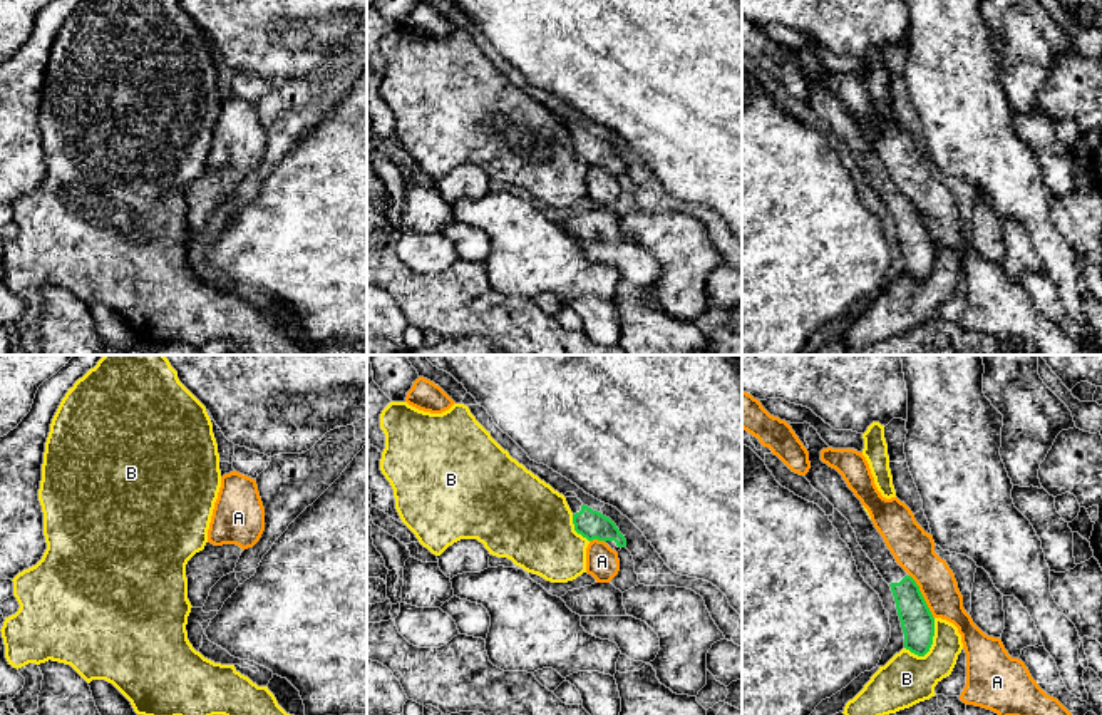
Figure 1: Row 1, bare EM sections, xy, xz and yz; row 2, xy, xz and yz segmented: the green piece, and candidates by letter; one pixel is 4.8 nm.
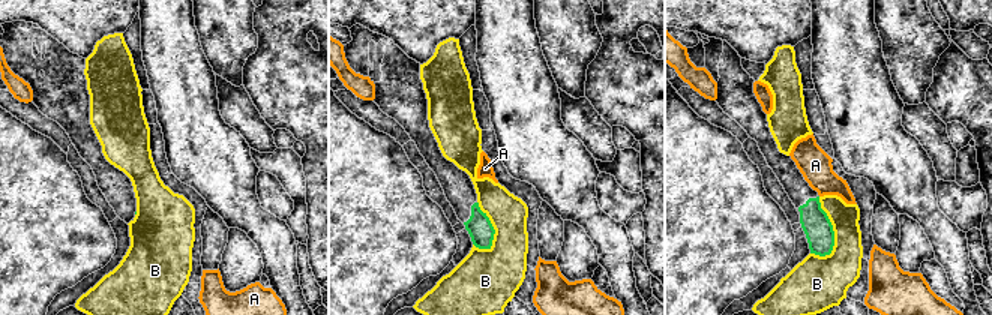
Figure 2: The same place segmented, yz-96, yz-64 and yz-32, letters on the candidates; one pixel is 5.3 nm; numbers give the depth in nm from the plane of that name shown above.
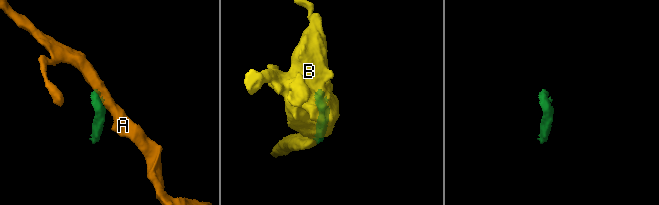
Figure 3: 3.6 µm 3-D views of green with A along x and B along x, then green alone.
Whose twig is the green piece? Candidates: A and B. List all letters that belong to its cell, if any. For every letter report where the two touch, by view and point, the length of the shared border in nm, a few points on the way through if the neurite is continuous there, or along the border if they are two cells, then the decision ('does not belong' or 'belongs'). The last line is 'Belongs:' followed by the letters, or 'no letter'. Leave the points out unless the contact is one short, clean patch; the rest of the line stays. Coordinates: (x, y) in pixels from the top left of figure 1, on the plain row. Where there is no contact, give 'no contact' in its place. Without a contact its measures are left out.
A: yz (921, 221) | 240 nm | along yz (910, 200), (933, 243) | does not belong
B: yz (932, 268) | 220 nm | does not belong
Belongs: no letter

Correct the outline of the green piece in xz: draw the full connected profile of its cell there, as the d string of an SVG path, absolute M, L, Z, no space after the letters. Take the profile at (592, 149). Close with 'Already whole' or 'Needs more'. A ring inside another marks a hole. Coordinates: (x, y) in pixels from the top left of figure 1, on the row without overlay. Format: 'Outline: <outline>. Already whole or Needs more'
Outline: M566 122L566 127L573 137L573 149L578 159L588 166L615 166L618 172L626 171L625 161L610 142L584 131L578 122Z. Needs more

